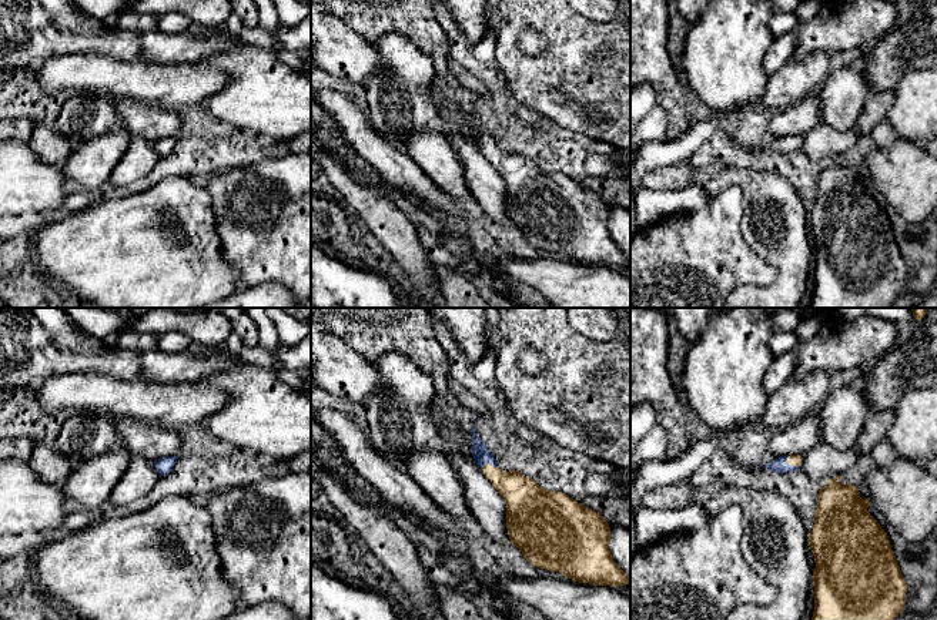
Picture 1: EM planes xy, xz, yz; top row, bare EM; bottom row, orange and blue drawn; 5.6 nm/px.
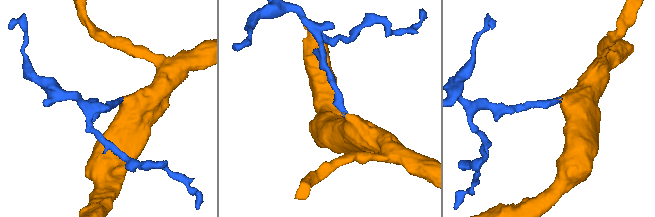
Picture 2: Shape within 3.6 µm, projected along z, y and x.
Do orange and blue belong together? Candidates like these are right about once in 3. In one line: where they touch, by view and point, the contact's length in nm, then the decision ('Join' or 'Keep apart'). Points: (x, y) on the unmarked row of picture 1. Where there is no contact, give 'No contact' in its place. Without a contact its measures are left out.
Touches orange at xz (488, 144). Shared border 110 nm. Join

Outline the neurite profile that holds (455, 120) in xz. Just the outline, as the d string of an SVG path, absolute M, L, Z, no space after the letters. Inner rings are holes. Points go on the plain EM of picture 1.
M452 103L436 104L436 113L444 121L442 133L446 135L459 134L475 143L472 135L472 115Z

